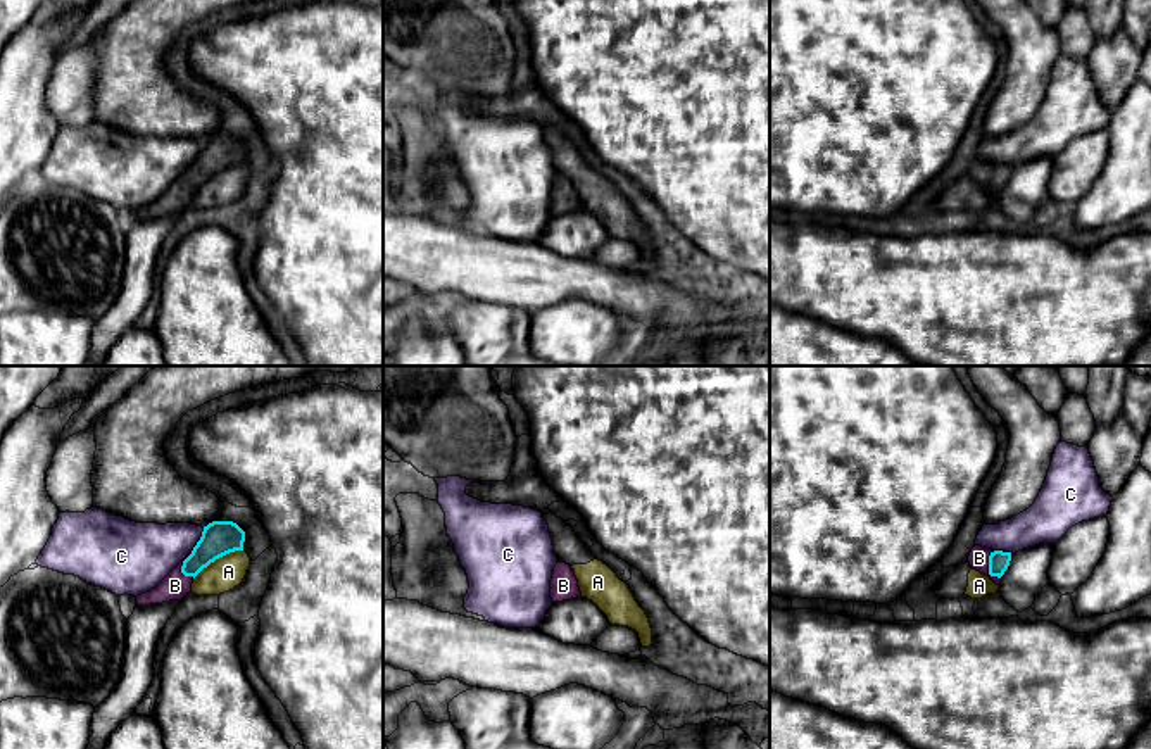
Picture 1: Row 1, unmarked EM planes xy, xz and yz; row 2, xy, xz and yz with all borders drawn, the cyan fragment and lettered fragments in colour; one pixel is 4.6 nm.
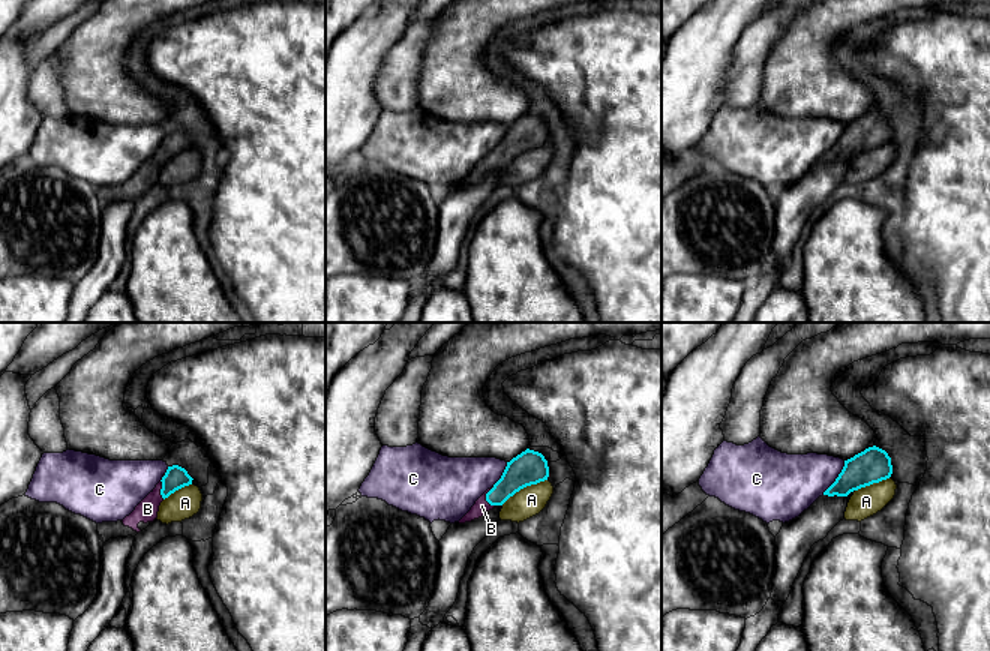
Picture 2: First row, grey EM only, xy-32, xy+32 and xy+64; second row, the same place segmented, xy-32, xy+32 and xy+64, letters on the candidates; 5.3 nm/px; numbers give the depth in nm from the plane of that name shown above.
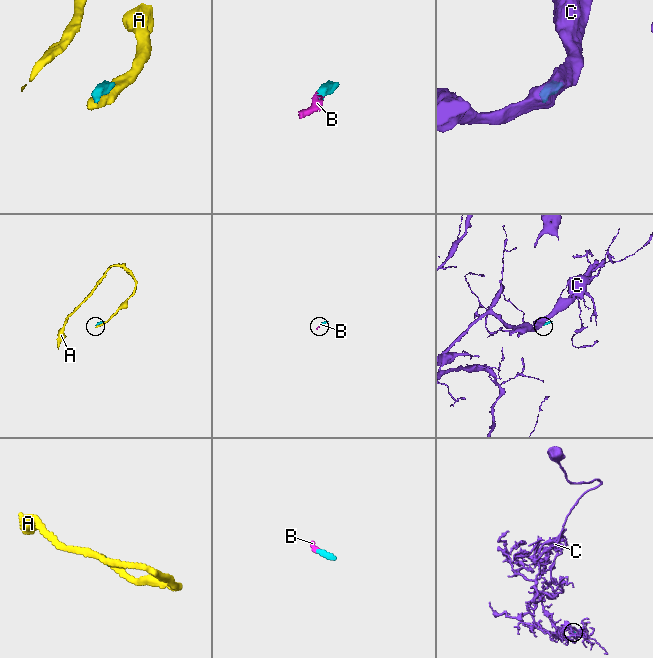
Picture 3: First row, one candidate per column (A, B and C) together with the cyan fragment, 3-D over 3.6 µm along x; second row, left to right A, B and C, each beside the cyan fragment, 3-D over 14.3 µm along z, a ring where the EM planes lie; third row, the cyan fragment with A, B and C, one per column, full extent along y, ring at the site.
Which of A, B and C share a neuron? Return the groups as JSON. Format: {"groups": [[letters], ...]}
{"groups": [["A"], ["B"], ["C"]]}

